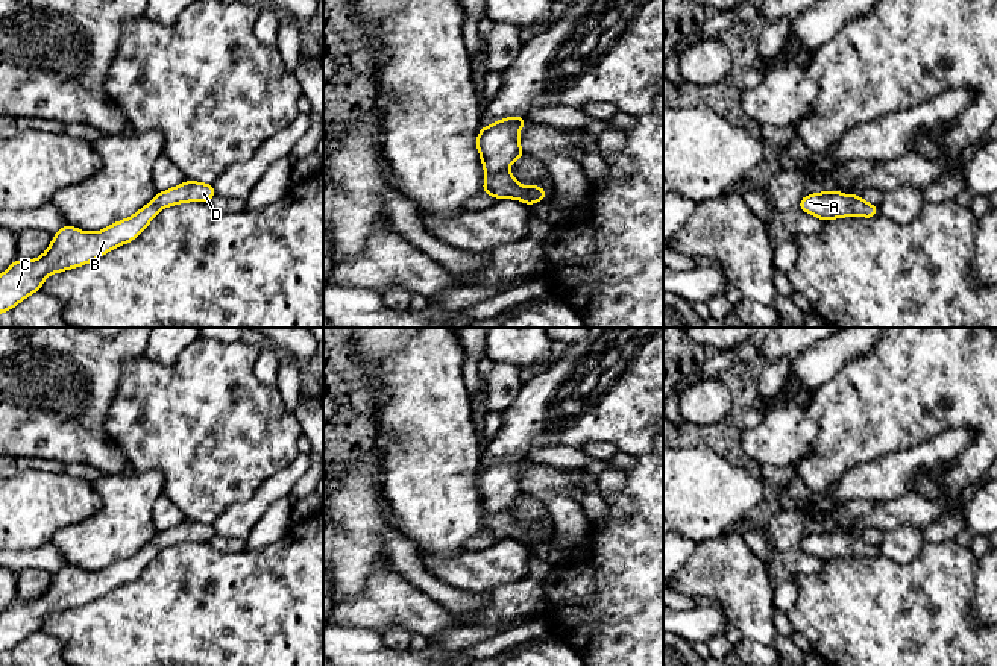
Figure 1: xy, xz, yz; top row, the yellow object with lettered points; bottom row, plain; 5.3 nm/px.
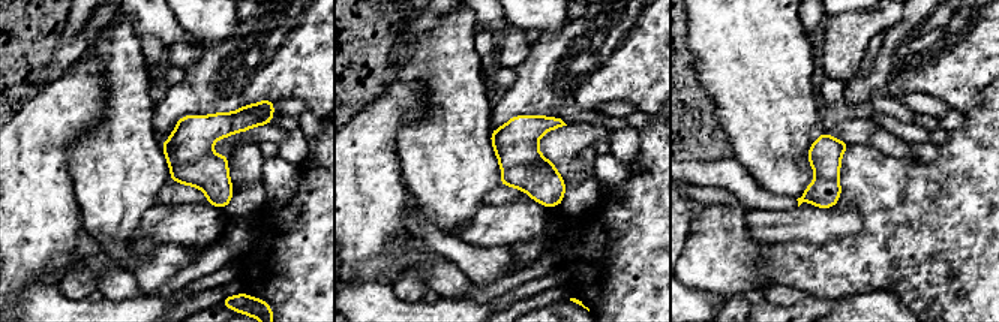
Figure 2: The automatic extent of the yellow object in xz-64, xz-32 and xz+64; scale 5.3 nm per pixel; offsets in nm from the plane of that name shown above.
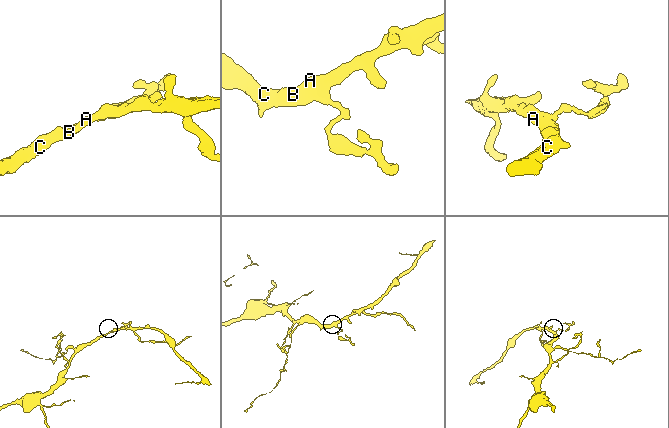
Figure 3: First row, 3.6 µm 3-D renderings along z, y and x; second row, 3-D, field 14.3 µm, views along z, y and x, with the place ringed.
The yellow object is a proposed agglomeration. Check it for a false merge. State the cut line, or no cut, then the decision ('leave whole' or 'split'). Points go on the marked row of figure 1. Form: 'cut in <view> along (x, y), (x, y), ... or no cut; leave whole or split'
no cut; leave whole

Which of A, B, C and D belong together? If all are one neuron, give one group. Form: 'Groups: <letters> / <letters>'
Groups: A B C D

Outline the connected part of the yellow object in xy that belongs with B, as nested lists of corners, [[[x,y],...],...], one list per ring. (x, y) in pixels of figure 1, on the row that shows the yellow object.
[[[187,179],[181,185],[156,193],[153,200],[132,217],[115,221],[102,231],[83,232],[79,228],[64,225],[39,258],[15,259],[0,275],[0,313],[11,311],[27,296],[39,291],[49,275],[82,267],[109,250],[131,243],[161,209],[185,202],[209,203],[215,194],[214,185]]]

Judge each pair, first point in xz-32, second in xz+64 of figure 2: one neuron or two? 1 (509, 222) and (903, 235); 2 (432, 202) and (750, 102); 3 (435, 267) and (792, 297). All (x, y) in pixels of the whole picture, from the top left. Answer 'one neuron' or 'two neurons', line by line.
1: two neurons
2: one neuron
3: two neurons

